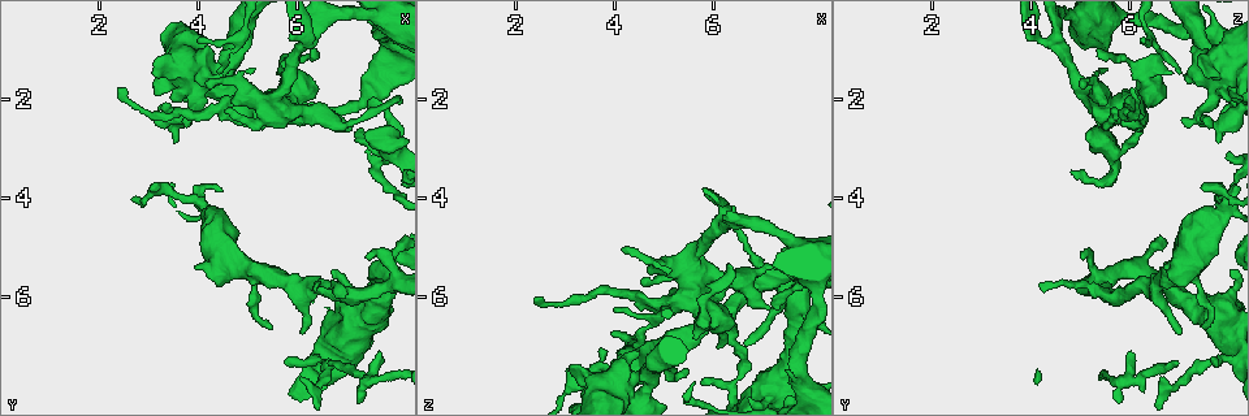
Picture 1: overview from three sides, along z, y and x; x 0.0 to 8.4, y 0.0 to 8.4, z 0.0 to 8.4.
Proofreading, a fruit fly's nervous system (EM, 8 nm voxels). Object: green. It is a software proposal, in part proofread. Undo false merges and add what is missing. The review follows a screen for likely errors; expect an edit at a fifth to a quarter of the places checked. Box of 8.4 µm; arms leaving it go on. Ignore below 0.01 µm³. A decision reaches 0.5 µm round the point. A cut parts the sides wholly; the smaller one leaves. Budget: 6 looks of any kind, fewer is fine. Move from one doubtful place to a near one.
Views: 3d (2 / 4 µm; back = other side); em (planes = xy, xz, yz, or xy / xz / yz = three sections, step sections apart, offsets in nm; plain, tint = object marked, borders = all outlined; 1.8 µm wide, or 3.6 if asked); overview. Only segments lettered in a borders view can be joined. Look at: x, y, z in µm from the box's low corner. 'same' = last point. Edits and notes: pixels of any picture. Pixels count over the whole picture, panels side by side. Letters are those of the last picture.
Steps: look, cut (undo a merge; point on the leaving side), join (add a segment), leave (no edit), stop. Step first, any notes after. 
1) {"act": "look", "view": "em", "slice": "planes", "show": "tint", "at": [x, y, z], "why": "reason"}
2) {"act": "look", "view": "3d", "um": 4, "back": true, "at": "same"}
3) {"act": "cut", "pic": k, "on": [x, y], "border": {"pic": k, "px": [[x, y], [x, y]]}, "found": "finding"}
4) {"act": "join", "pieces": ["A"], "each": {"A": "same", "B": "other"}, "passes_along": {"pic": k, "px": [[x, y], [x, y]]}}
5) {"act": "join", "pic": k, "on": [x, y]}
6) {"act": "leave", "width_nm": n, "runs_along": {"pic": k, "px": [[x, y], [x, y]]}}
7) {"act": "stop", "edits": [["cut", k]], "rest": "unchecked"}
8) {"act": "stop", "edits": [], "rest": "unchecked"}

{"act": "look", "view": "3d", "um": 2, "at": [3.05, 1.45, 7.50], "why": "free end"}

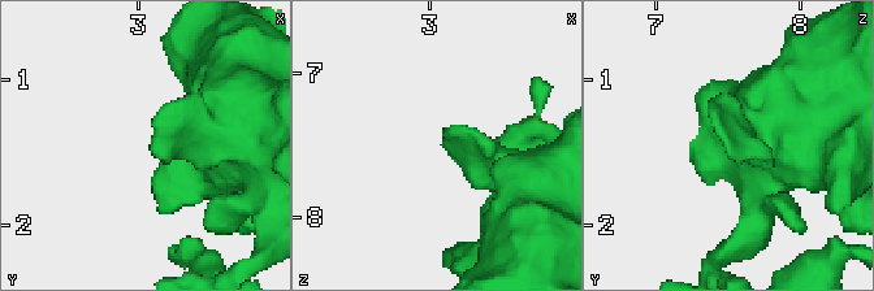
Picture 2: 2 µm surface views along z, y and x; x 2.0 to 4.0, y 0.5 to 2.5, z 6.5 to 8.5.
{"act": "look", "view": "em", "slice": "xz", "step": 4, "show": "borders", "at": [3.08, 1.42, 7.50]}

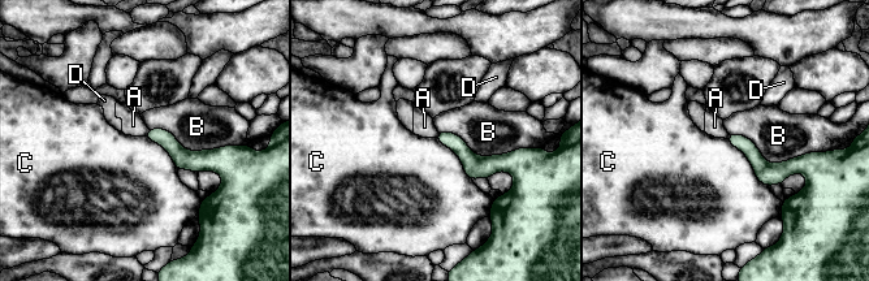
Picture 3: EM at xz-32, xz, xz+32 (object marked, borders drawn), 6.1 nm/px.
{"act": "leave", "each": {"A": "other", "B": "other", "C": "other", "D": "other"}, "border": {"pic": 3, "px": [[726, 139], [768, 187]]}, "found": "none of them fits"}

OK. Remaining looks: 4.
{"act": "look", "view": "em", "slice": "xz", "step": 16, "show": "borders", "at": [5.10, 2.20, 6.10], "why": "thin arm on a thick one"}

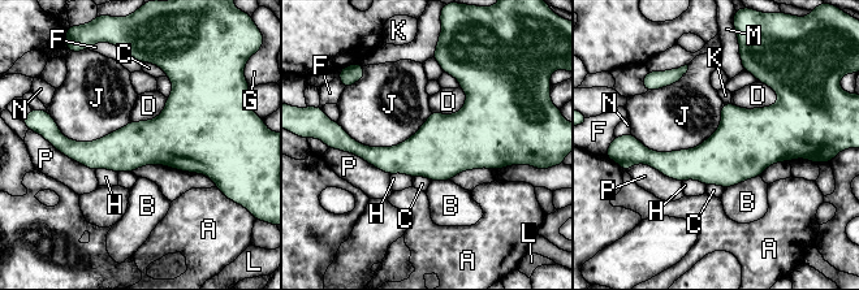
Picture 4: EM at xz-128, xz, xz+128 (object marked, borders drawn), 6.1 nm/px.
{"act": "leave", "each": {"A": "other", "B": "other", "C": "other", "D": "other", "F": "other", "G": "other", "H": "other", "J": "other", "K": "other", "L": "other", "M": "other", "N": "other", "P": "other"}, "border": {"pic": 4, "px": [[724, 104], [694, 147], [631, 134]]}, "found": "one neuron here"}

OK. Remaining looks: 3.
{"act": "look", "view": "em", "um": 3.6, "slice": "yz", "step": 4, "show": "borders", "at": [4.15, 4.25, 7.75], "why": "a narrow waist"}

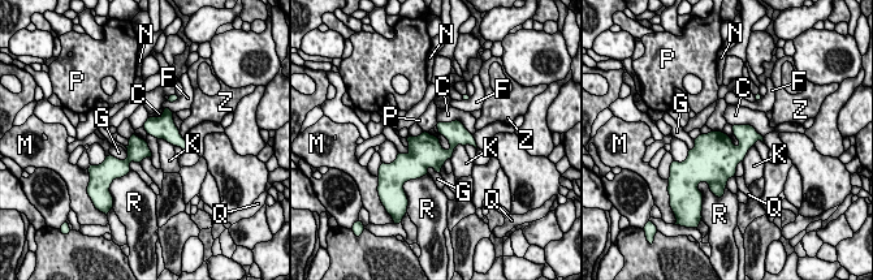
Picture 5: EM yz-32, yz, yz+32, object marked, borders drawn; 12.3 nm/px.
{"act": "leave", "each": {"C": "other", "F": "other", "G": "other", "K": "other", "M": "other", "N": "other", "P": "other", "Q": "other", "R": "other", "Z": "other"}, "border": {"pic": 5, "px": [[764, 143], [757, 140], [753, 145]]}, "found": "one neuron here"}

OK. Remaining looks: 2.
{"act": "stop", "edits": [], "rest": "unchecked"}

